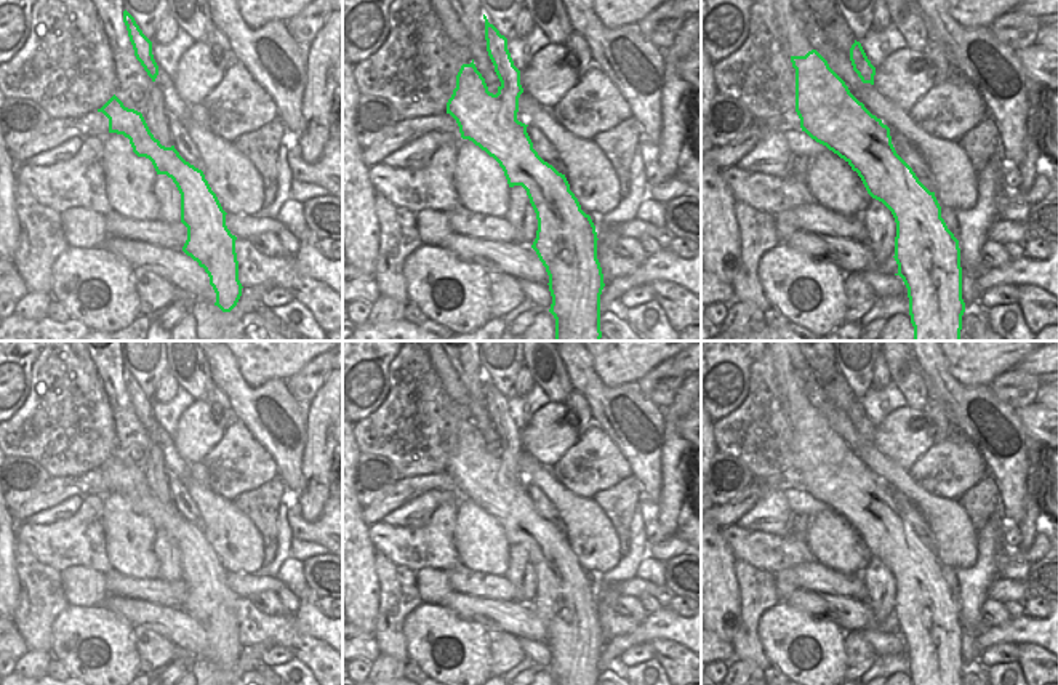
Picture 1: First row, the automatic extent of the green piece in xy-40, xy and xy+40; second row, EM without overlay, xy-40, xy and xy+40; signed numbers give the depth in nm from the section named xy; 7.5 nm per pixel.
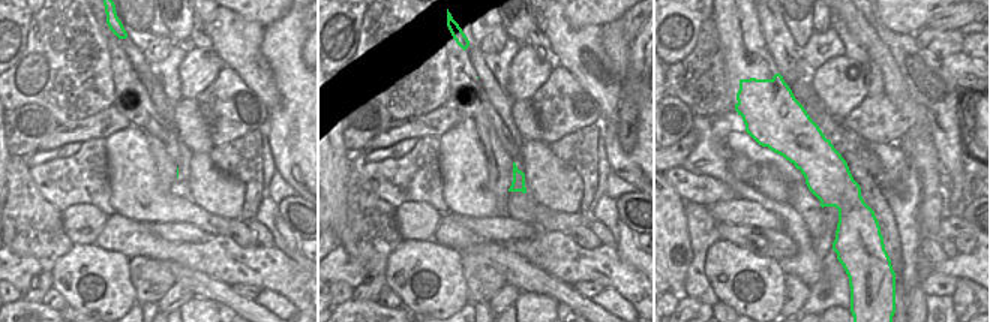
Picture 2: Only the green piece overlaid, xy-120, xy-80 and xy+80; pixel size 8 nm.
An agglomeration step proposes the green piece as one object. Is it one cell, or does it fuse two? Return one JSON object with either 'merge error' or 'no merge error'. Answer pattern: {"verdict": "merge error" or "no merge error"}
{"verdict": "merge error"}

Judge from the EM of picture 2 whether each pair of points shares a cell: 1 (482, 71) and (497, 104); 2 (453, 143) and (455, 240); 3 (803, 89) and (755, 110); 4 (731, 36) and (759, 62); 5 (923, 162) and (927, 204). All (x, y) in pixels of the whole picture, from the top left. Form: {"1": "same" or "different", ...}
{"1": "same", "2": "different", "3": "different", "4": "same", "5": "same"}

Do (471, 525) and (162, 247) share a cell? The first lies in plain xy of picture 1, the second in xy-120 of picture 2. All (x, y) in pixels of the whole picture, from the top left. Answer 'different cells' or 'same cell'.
different cells

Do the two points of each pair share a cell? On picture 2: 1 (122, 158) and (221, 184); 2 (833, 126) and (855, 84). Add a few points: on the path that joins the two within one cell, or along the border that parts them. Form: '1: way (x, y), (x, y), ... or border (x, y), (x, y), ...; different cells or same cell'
1: border (185, 183), (188, 196), (207, 211); different cells
2: border (824, 110), (840, 120); different cells

